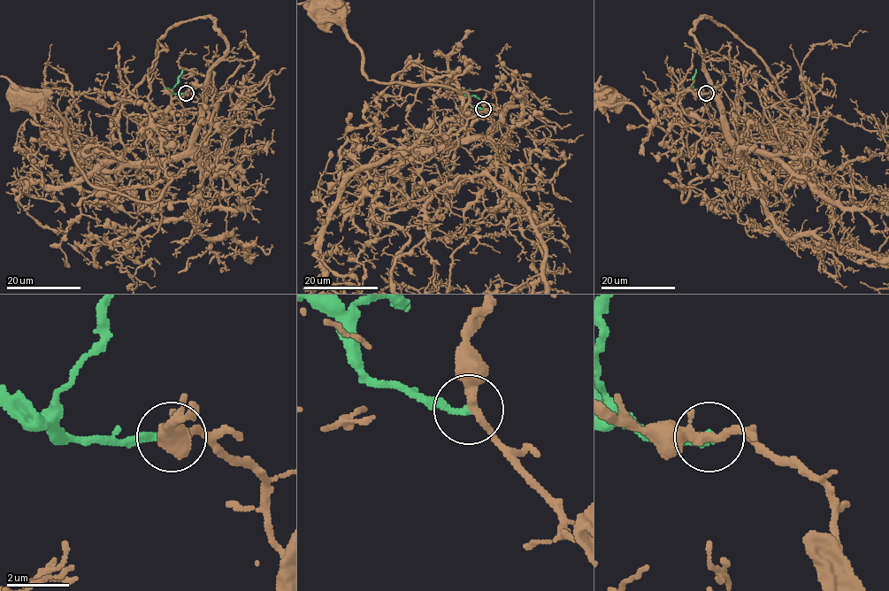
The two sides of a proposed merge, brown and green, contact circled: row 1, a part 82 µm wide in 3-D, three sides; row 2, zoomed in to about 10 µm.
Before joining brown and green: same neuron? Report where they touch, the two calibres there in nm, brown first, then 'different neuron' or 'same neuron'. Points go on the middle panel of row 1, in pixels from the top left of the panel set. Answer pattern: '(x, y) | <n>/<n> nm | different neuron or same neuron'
(483, 109) | 280/240 nm | different neuron

